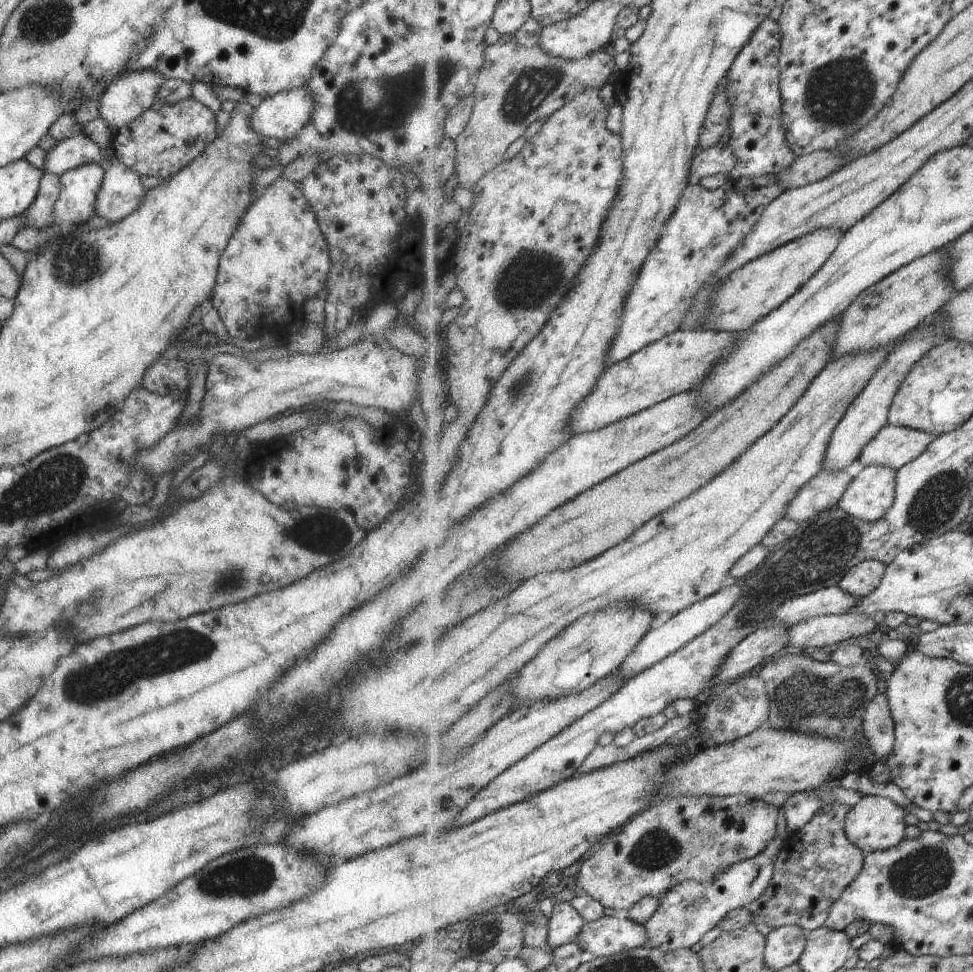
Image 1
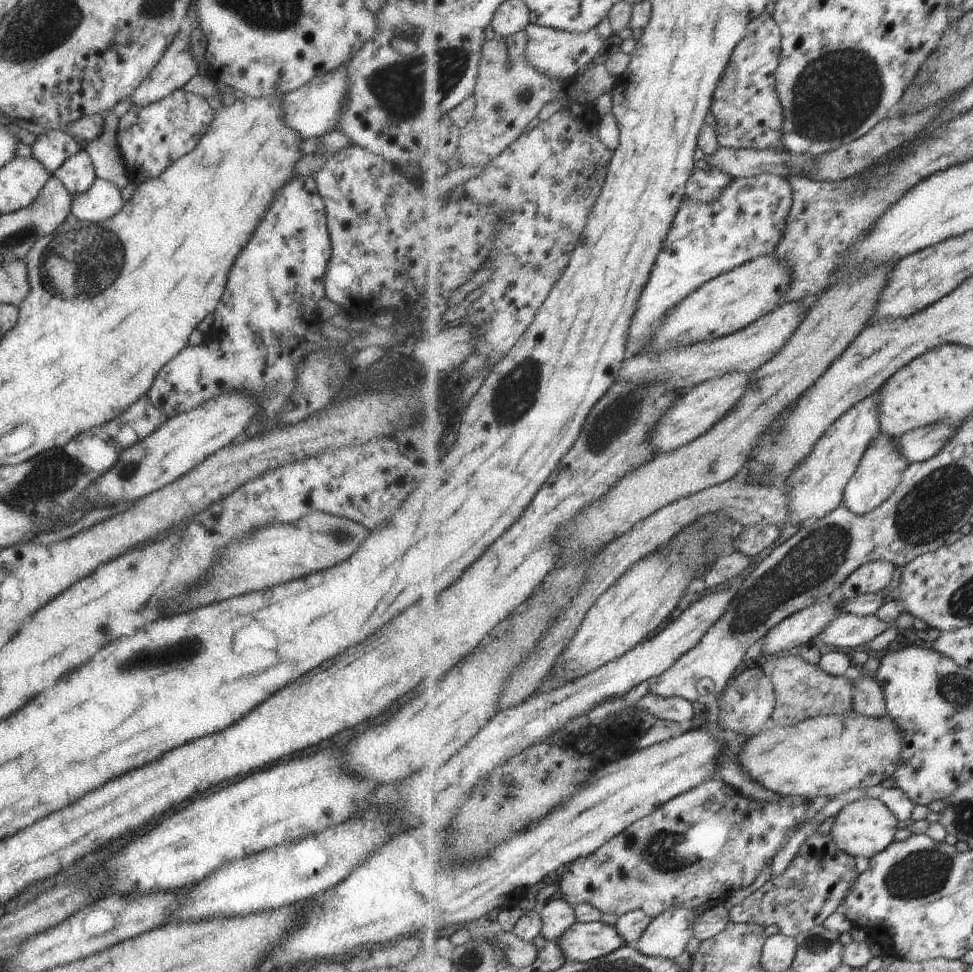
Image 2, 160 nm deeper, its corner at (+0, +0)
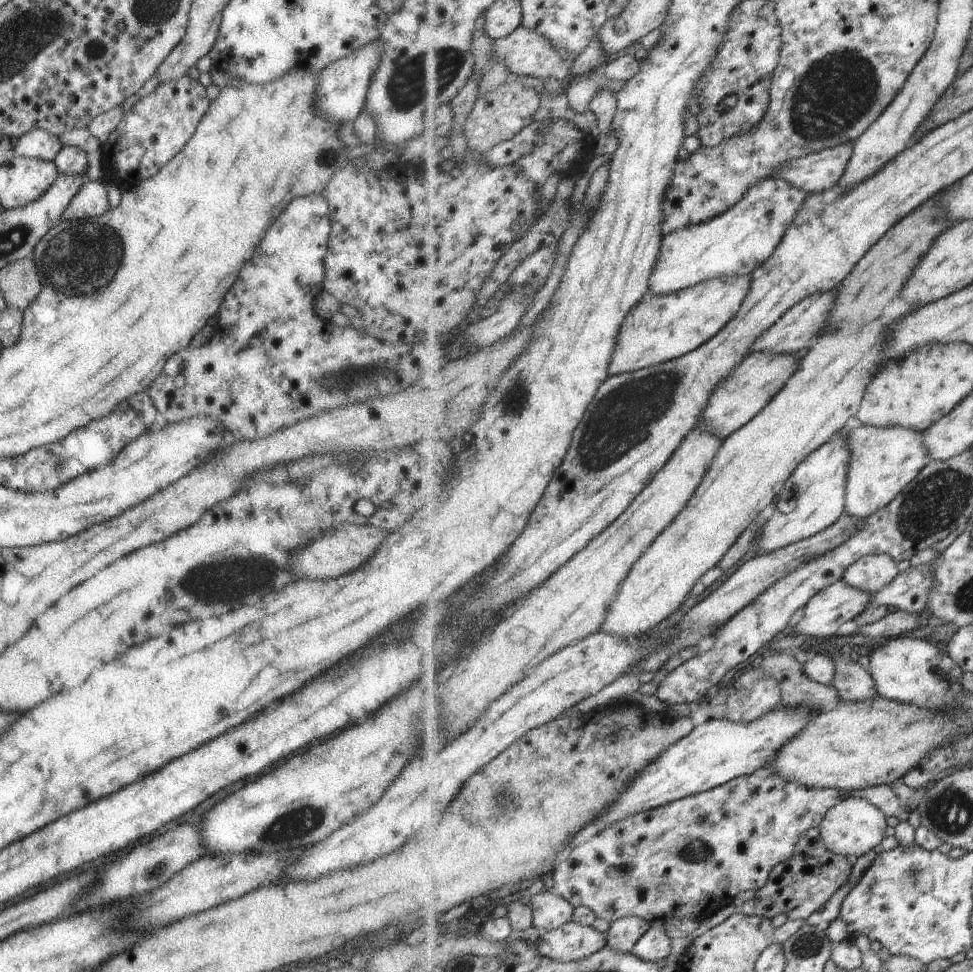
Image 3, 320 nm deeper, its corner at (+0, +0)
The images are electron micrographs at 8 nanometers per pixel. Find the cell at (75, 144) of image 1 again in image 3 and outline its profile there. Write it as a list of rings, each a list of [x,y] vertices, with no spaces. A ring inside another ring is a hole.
[[[31,129],[25,134],[14,139],[13,152],[15,155],[22,157],[29,157],[34,159],[41,159],[44,161],[53,161],[54,154],[62,147],[57,139],[57,135],[48,133],[43,129]]]

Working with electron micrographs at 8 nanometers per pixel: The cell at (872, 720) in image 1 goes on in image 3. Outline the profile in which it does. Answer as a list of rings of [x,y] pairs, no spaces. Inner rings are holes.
[[[830,649],[825,654],[834,660],[836,673],[832,685],[842,701],[869,700],[878,695],[875,679],[868,669],[845,657],[840,649]]]

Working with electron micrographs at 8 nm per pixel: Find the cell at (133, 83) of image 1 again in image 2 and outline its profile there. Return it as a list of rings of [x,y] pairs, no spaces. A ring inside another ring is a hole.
[[[185,25],[174,36],[171,44],[162,52],[157,64],[134,88],[131,107],[142,107],[167,96],[173,89],[182,87],[197,72],[198,63],[191,55],[189,33],[191,27]]]

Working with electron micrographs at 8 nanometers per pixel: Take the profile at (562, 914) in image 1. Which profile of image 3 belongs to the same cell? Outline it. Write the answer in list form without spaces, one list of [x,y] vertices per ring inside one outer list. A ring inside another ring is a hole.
[[[552,889],[533,894],[529,906],[534,912],[534,926],[541,931],[563,927],[572,920],[576,908]]]

